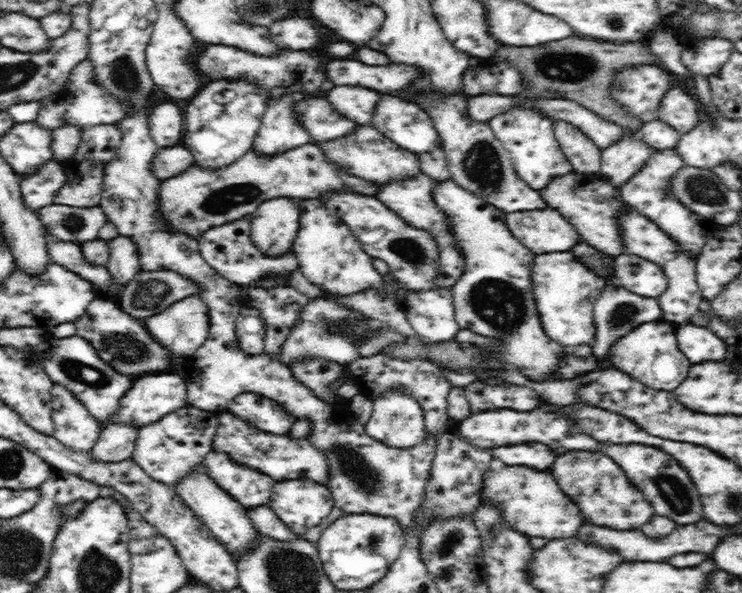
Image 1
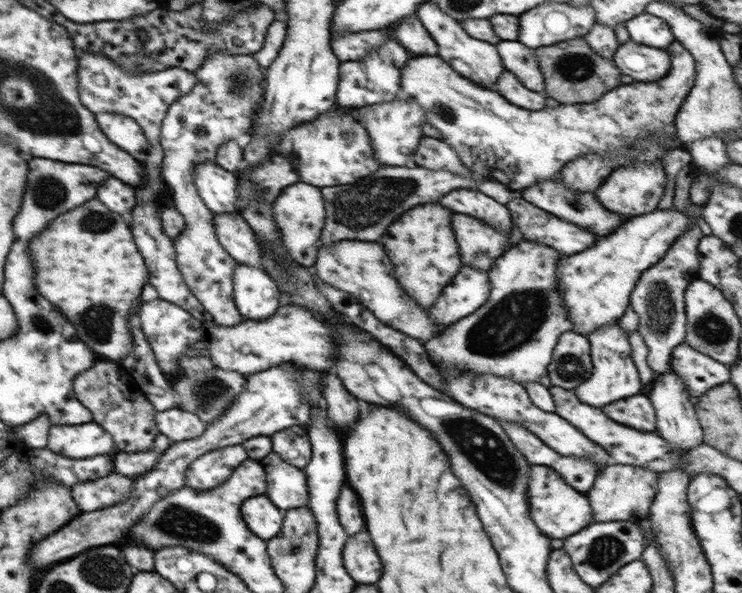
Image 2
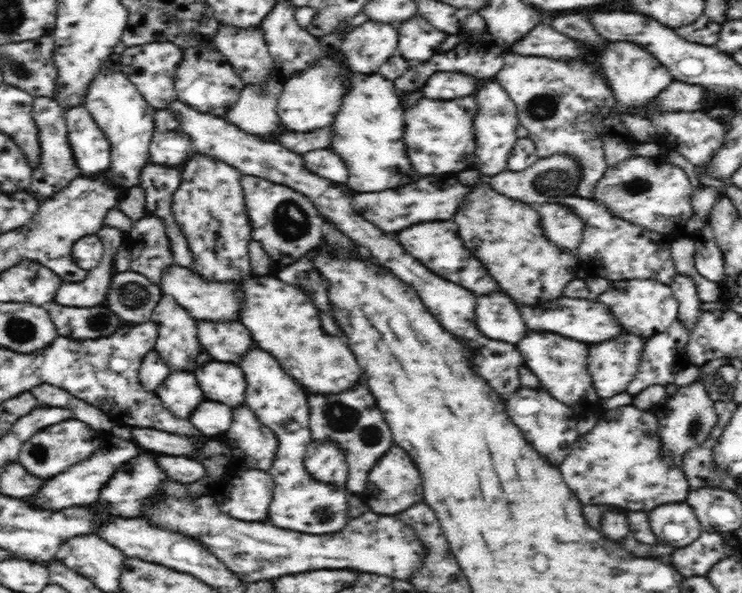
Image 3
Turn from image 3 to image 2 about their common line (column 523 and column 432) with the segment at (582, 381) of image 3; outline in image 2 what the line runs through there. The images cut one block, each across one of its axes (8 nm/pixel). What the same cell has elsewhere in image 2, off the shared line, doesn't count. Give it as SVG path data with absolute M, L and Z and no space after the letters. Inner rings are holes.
M522 240L494 261L492 268L488 270L491 294L486 304L482 304L482 308L478 308L476 314L472 313L453 322L452 326L444 330L444 336L436 336L434 340L428 342L428 354L438 362L434 366L506 377L520 384L538 381L542 374L546 375L546 368L550 364L559 336L563 332L574 330L570 320L566 318L568 310L562 306L562 296L558 290L559 279L556 272L558 272L558 261L562 256L550 246L532 240Z

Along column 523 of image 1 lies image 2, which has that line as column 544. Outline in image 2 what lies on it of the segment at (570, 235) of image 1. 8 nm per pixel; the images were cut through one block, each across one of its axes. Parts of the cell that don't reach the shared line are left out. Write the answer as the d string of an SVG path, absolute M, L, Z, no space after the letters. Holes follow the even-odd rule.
M518 194L511 198L506 207L511 219L518 223L520 231L524 234L524 240L550 246L563 256L582 252L598 240L594 232L578 228L576 224L568 224L564 220L558 220L549 212L526 202Z

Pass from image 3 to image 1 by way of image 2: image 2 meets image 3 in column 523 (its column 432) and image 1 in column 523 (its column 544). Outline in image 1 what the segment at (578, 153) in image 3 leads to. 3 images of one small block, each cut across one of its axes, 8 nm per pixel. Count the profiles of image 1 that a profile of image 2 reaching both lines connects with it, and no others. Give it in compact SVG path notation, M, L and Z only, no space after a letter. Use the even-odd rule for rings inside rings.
M514 107L487 122L494 131L496 138L510 153L512 166L524 182L534 190L544 188L552 179L573 172L572 163L566 159L553 131L553 121L546 116L524 107Z

